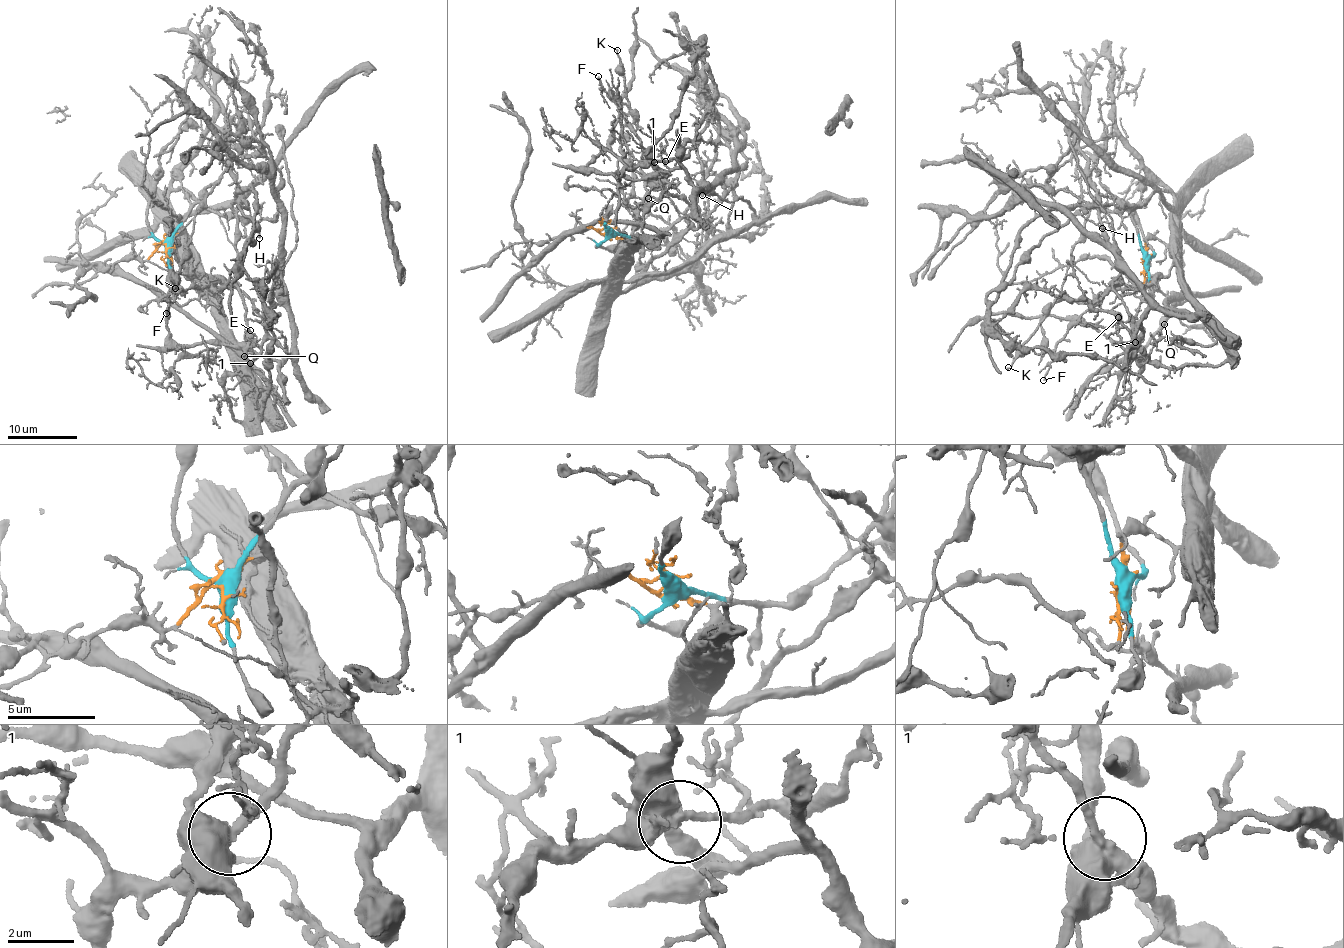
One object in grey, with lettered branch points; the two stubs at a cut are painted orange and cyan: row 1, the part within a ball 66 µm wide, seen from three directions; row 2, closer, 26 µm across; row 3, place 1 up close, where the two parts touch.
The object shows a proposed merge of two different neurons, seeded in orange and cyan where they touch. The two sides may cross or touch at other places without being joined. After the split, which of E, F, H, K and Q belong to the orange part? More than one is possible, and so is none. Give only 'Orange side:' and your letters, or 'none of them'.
Orange side: E, F, Q

